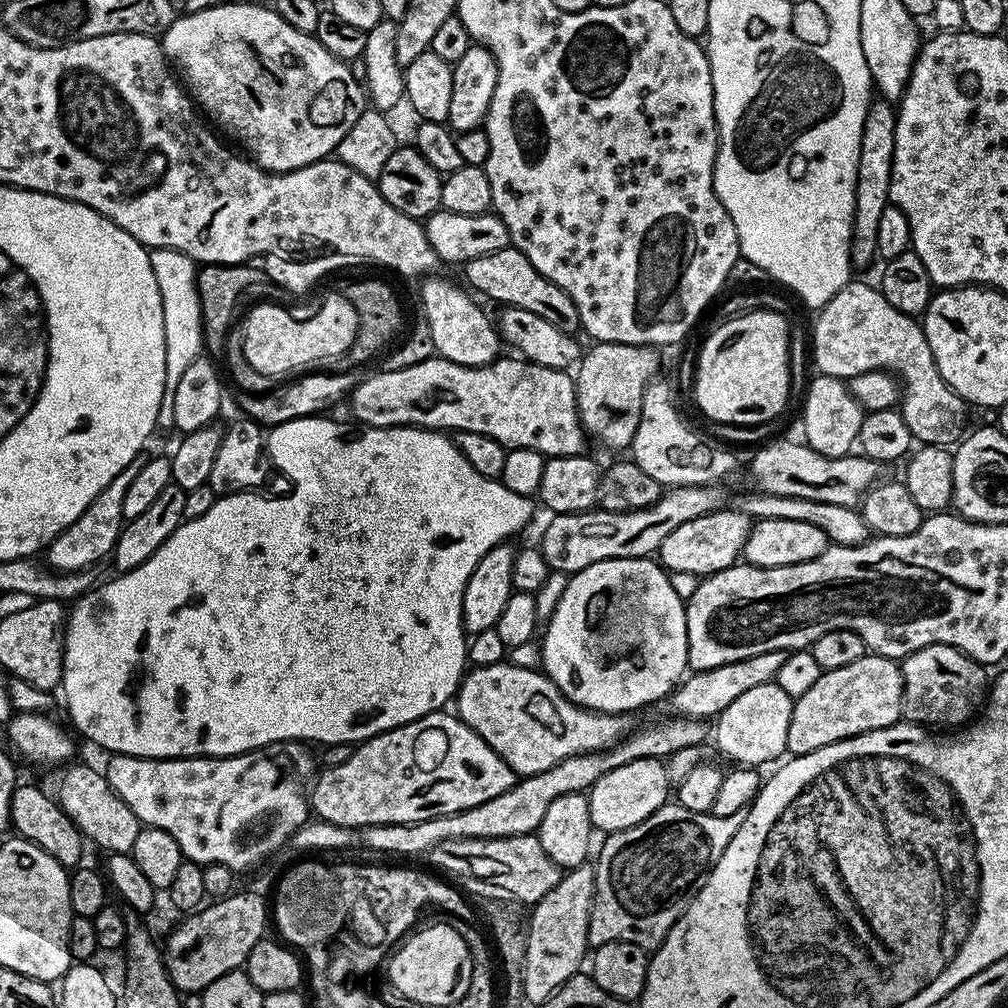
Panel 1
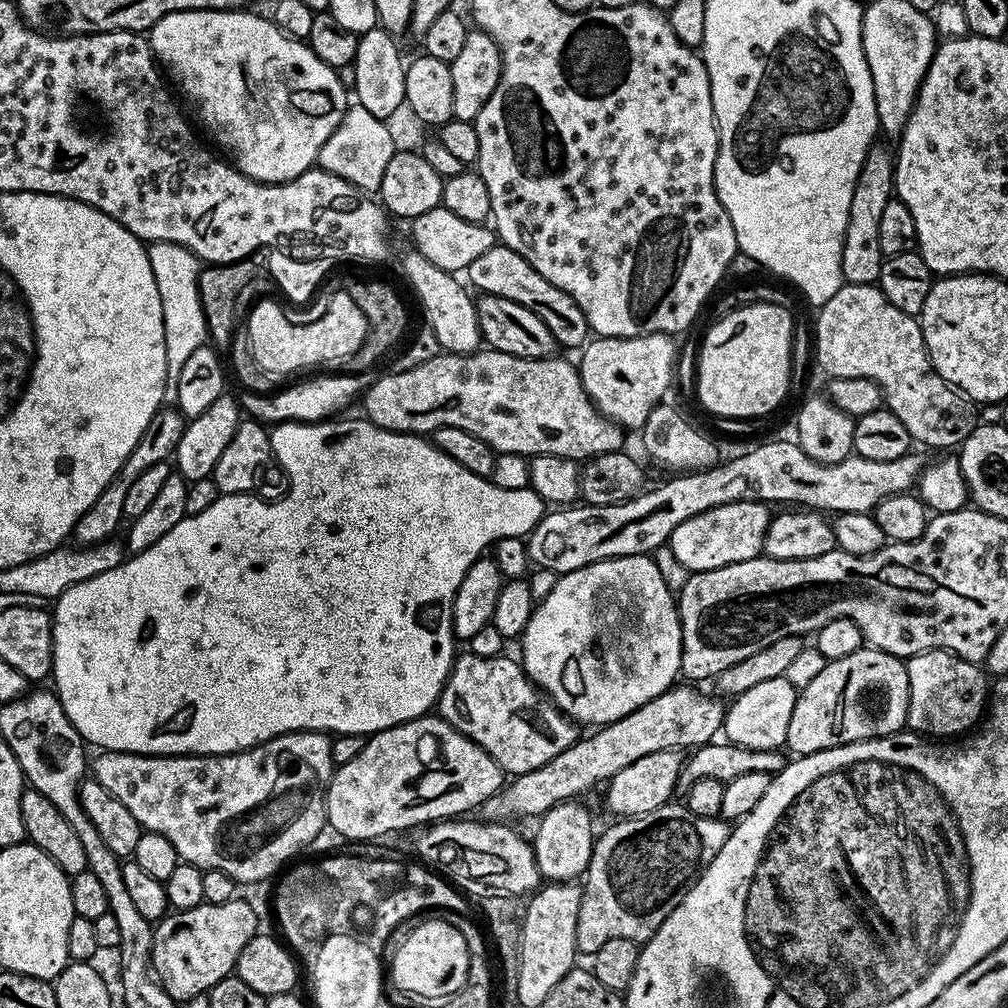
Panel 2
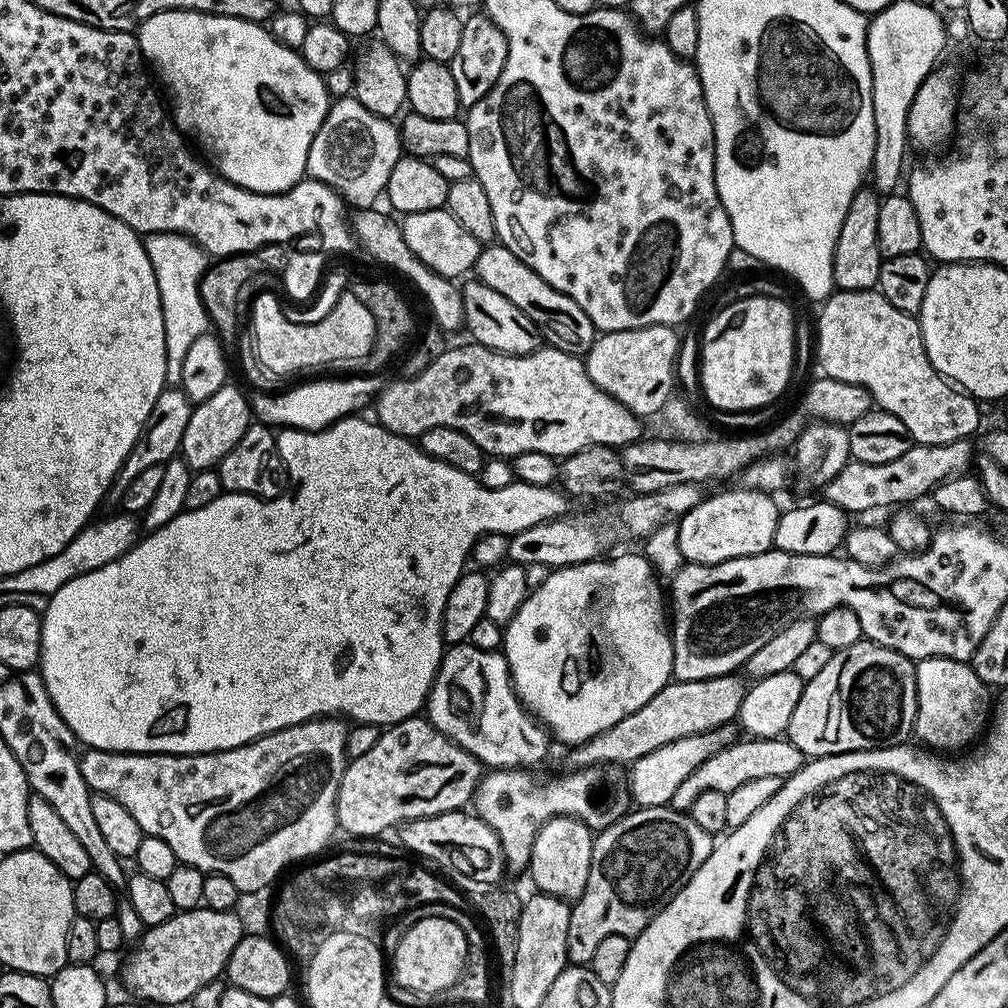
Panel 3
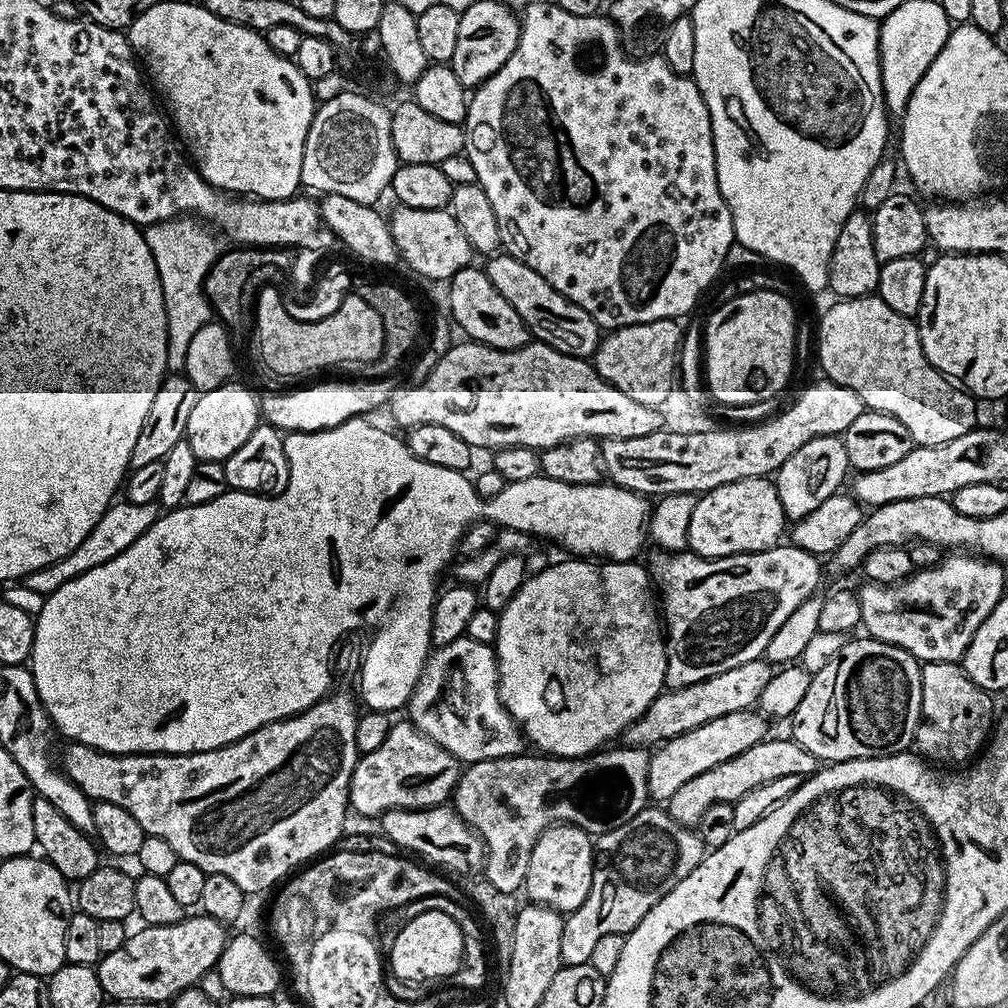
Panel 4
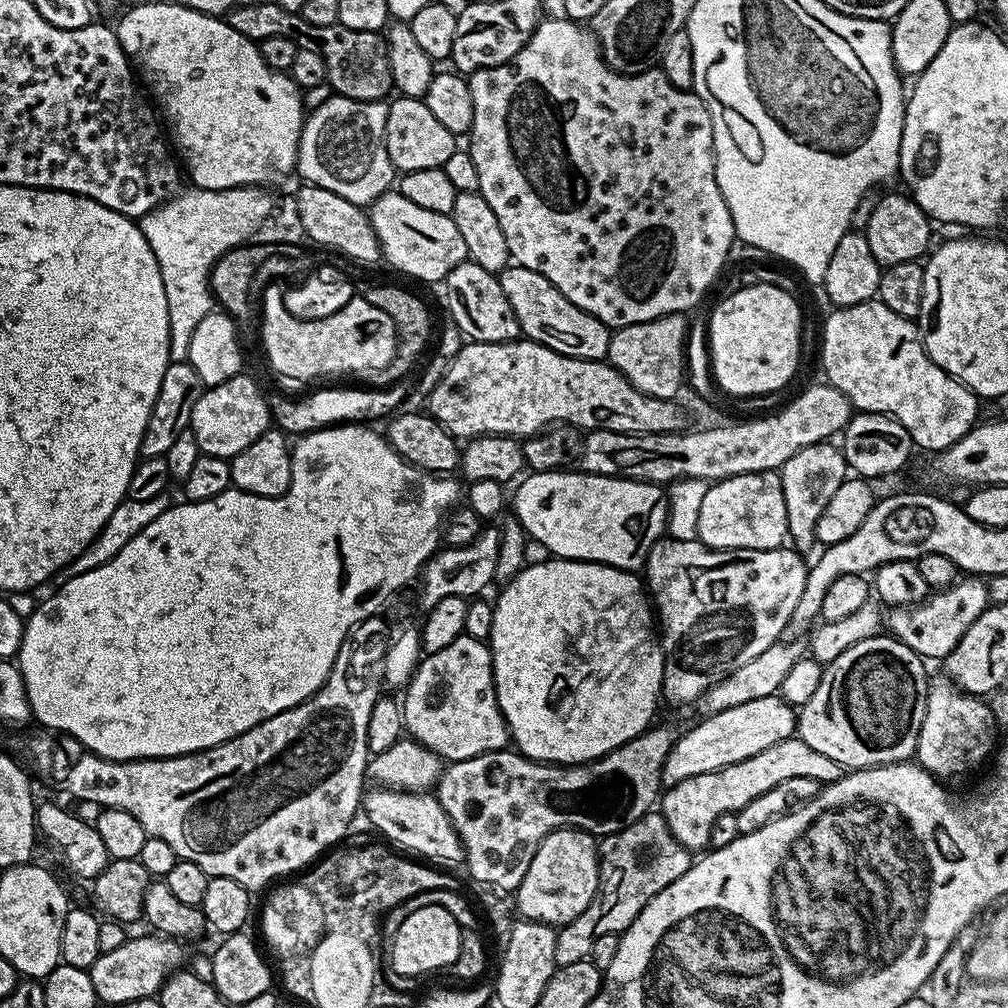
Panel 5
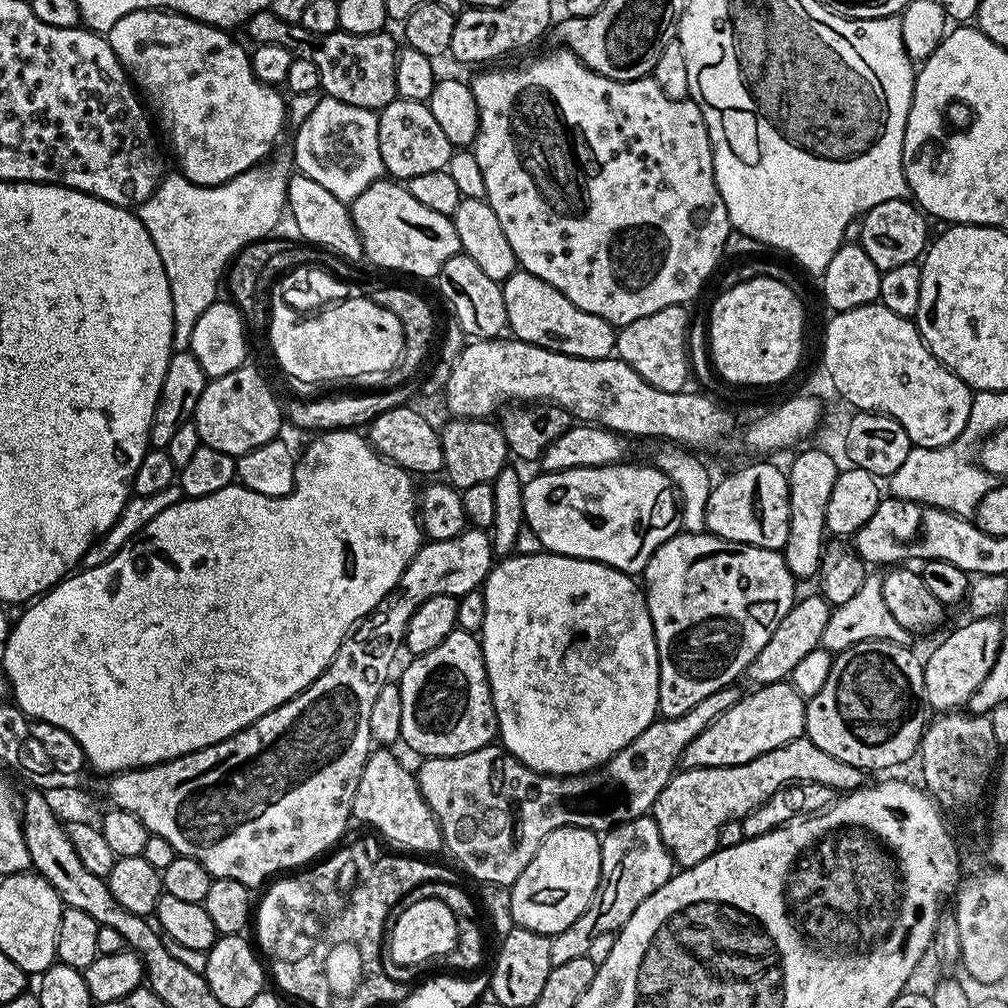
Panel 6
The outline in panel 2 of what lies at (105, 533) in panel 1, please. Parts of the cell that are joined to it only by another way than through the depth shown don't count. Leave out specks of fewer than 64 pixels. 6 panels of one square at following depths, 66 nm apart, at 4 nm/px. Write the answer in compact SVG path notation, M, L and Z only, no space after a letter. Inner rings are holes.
M162 406L154 414L154 418L150 418L142 438L138 438L134 450L126 458L126 462L122 462L118 474L109 482L106 490L102 490L102 494L98 494L98 502L94 502L94 506L90 506L90 510L86 510L86 514L82 514L82 518L78 518L78 522L72 527L71 539L77 545L100 544L103 540L113 539L117 535L116 527L119 526L120 520L125 519L124 507L126 506L126 494L130 491L130 485L149 466L158 466L158 462L168 460L175 453L178 442L184 433L185 423L186 417L175 406Z

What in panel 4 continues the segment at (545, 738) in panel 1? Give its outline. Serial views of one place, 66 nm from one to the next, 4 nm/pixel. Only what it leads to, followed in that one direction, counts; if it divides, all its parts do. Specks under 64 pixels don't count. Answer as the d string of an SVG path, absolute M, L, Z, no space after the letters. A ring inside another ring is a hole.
M468 635L459 636L454 642L436 648L424 664L424 672L416 689L412 691L412 699L406 705L411 723L417 730L426 734L438 746L442 746L450 755L465 765L479 760L502 758L503 756L521 755L526 740L520 725L509 712L504 709L500 700L500 671L496 668L496 653L493 645L474 642Z

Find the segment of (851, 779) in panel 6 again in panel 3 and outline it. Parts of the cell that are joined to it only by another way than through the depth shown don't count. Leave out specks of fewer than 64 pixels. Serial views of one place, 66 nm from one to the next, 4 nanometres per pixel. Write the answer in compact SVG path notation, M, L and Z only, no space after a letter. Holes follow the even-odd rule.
M740 738L718 754L706 758L706 762L702 762L702 766L698 766L698 770L694 770L694 774L690 774L690 778L686 778L686 782L682 782L678 790L674 790L671 807L677 808L679 812L688 812L698 797L706 794L706 790L730 793L742 786L742 782L750 782L750 778L787 778L793 776L805 763L804 752L786 738Z

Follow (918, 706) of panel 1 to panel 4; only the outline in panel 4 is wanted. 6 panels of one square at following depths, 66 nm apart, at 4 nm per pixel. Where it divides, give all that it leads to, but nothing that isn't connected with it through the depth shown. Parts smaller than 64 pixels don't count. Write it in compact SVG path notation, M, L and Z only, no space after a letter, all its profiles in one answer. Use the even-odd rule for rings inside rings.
M925 663L921 667L920 677L922 706L914 741L915 751L929 761L949 760L952 766L967 765L973 758L979 757L990 739L994 728L993 697L985 688L979 688L959 663Z

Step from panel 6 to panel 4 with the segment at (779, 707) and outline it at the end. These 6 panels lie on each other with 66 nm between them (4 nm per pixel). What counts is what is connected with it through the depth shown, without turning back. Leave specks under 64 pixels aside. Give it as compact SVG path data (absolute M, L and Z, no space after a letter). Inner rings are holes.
M756 710L722 714L722 718L714 718L714 722L706 722L681 736L665 740L651 753L649 797L656 802L666 802L682 782L690 782L690 778L698 778L698 774L714 770L714 766L742 754L742 750L750 750L750 746L762 742L769 735L767 723L769 721Z

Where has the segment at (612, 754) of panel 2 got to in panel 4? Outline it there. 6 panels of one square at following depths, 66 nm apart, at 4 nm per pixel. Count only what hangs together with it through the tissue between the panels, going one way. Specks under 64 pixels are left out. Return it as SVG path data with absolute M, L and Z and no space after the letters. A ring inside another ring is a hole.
M761 658L746 662L734 670L722 670L722 674L714 674L685 688L665 690L626 729L622 736L623 743L628 746L659 746L665 740L681 736L683 732L694 730L706 722L714 722L714 718L722 718L722 714L749 711L759 701L762 690L766 690L773 671L773 665Z

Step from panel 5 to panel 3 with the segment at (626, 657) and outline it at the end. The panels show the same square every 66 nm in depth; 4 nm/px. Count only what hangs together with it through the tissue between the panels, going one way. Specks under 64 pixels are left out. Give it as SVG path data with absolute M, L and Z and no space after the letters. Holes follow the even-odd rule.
M643 554L615 556L588 560L584 564L569 564L567 568L552 570L542 585L529 591L522 606L518 606L512 621L504 628L502 651L508 663L508 673L512 676L512 689L516 691L520 703L544 725L545 729L555 739L557 736L562 743L568 744L567 746L584 744L590 738L610 730L610 726L614 726L614 722L622 722L622 718L626 718L626 714L634 714L634 710L646 706L646 702L650 702L650 698L654 698L654 694L658 694L658 690L662 690L673 679L670 616L666 611L665 593L664 596L660 593L659 582L661 583L661 581L647 556Z

